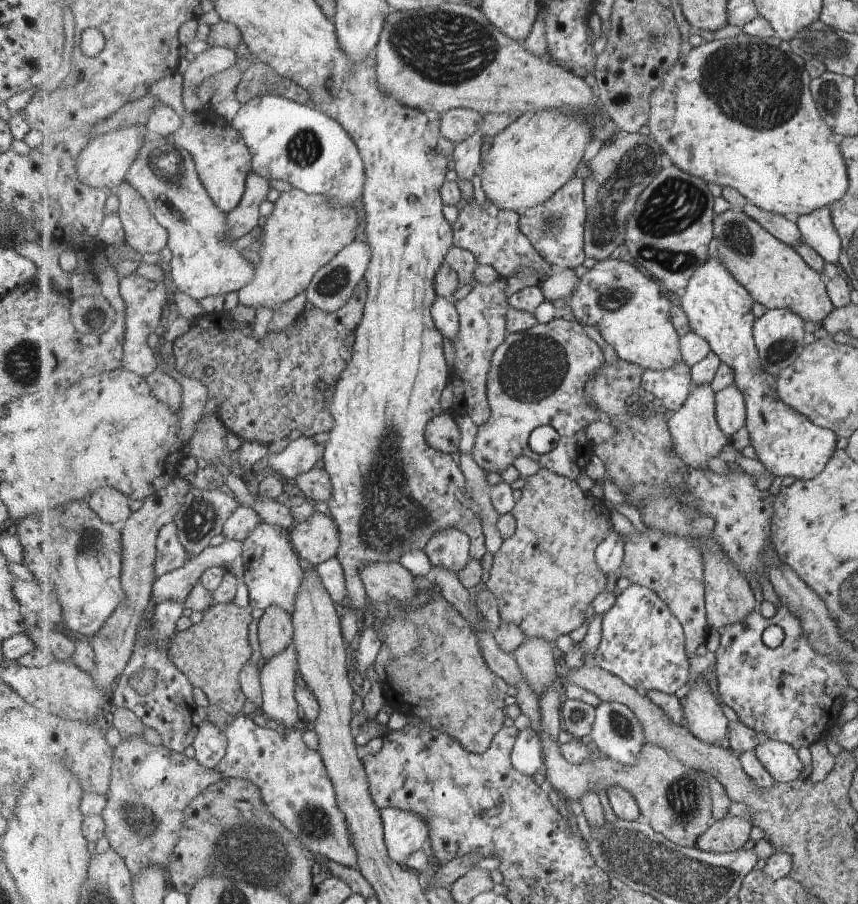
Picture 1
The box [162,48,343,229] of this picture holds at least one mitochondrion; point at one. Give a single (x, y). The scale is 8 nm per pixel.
(303, 149)

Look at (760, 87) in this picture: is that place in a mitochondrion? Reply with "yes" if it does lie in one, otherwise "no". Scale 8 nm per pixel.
yes

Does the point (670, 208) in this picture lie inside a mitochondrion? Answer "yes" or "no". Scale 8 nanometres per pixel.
yes

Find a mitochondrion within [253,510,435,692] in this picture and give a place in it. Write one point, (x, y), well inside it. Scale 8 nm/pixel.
(406, 635)

